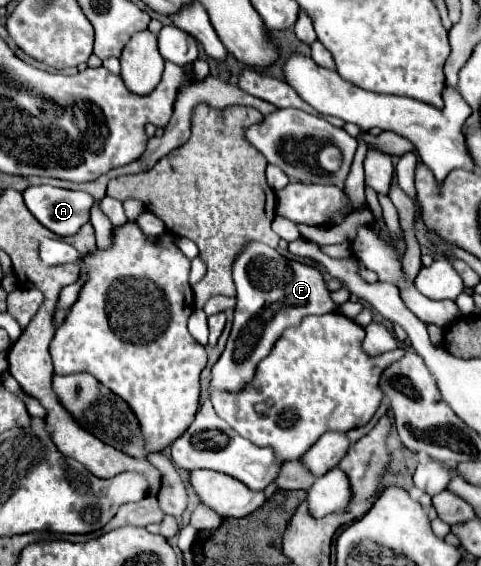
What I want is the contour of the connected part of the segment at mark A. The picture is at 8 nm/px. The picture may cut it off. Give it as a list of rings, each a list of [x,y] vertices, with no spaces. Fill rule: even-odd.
[[[35,185],[23,191],[31,215],[59,237],[75,235],[89,221],[93,199],[83,191],[67,191],[49,185]]]

